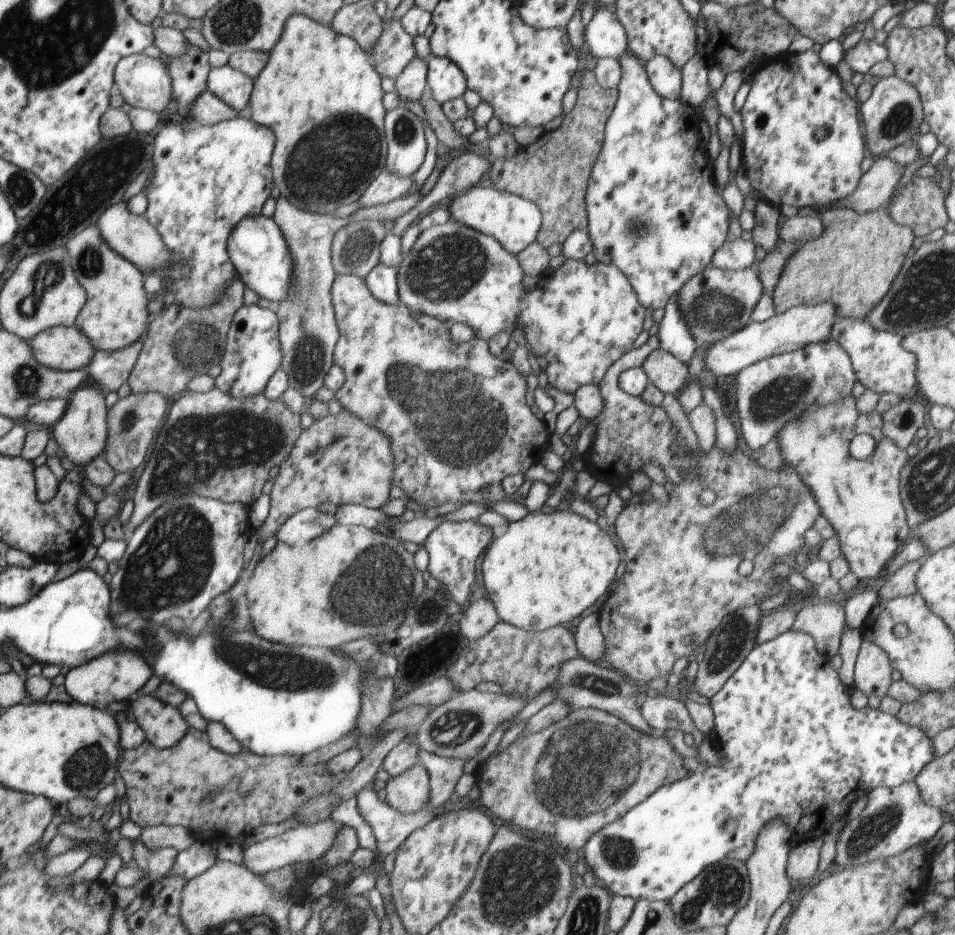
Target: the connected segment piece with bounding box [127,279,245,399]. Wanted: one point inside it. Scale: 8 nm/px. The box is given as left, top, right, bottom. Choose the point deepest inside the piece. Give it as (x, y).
(183, 342)

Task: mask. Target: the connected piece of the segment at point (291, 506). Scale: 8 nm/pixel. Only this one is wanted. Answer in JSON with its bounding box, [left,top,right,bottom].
[257,410,394,541]

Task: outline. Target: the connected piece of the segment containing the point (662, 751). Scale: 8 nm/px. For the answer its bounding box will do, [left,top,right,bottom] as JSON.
[476,708,691,849]

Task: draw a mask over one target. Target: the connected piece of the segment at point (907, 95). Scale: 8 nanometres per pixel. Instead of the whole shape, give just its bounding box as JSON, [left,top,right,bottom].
[861,75,924,158]

